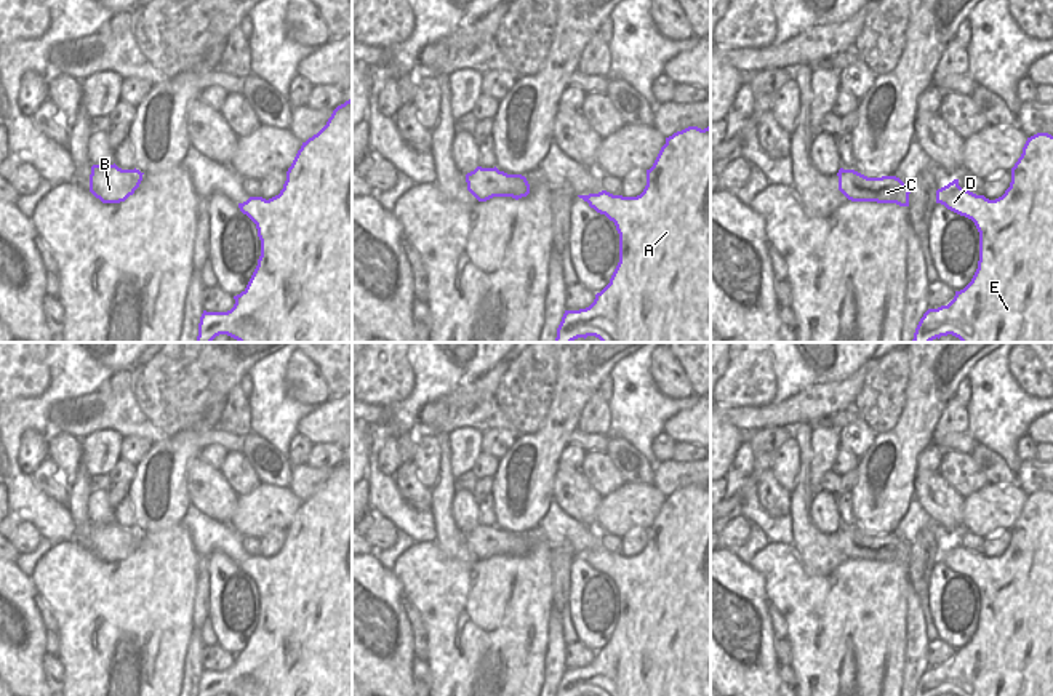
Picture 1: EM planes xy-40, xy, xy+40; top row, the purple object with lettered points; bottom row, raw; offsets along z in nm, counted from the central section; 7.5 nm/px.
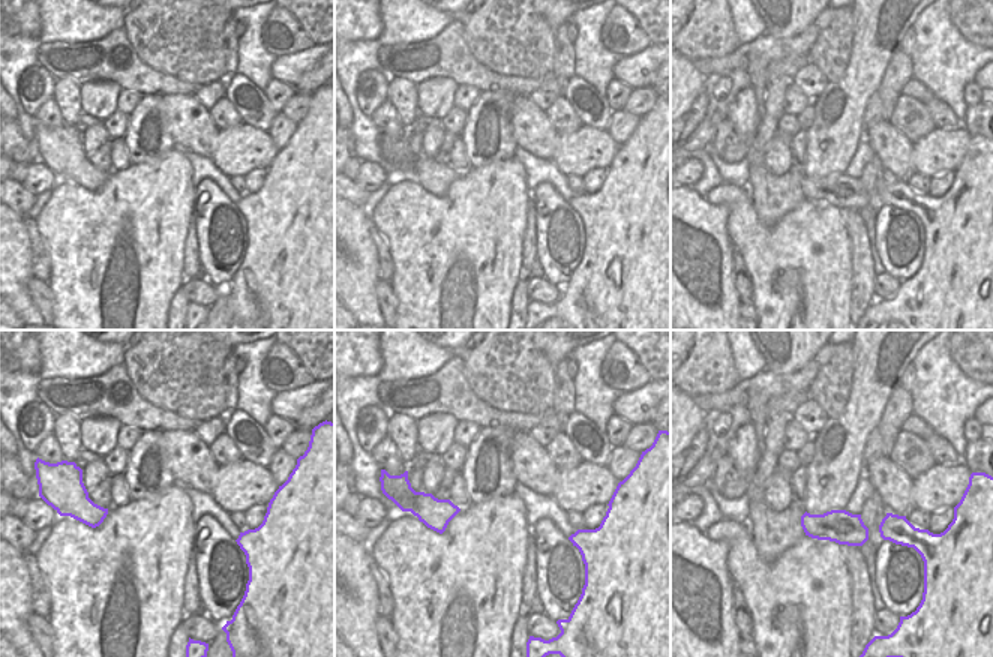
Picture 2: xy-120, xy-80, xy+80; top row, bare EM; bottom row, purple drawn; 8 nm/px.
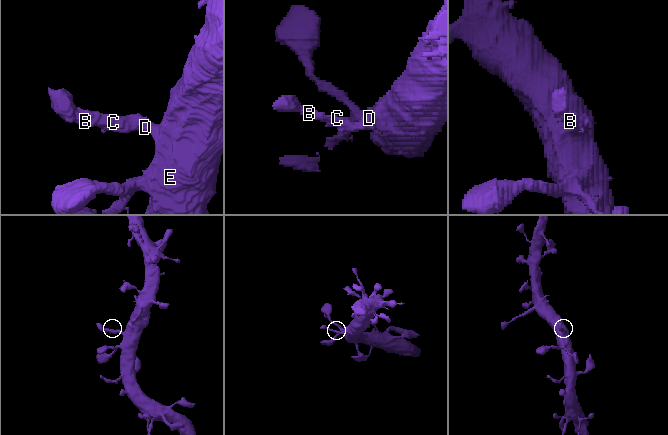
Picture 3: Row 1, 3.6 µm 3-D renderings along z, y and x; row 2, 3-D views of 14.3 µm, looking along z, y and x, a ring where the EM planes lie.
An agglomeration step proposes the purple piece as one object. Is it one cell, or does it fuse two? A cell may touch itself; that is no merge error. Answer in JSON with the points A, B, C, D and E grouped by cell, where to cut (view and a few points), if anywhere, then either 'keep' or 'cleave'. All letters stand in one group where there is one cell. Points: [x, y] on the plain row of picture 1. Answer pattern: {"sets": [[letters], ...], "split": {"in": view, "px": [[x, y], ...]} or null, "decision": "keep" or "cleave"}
{"sets": [["A", "B", "C", "D", "E"]], "split": null, "decision": "keep"}

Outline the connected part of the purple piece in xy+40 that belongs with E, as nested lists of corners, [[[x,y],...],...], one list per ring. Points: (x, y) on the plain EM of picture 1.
[[[1037,491],[1027,496],[1002,555],[989,558],[962,547],[959,538],[954,538],[936,549],[936,562],[975,581],[979,590],[979,619],[971,640],[955,650],[947,664],[923,672],[914,696],[1053,696],[1053,494]]]

